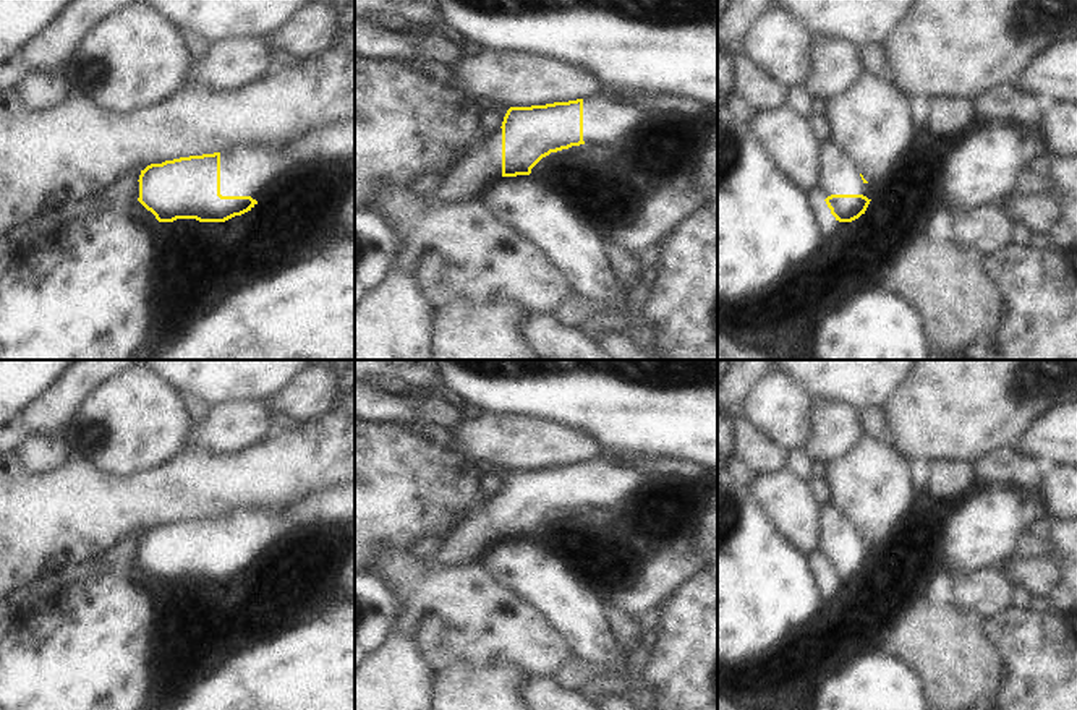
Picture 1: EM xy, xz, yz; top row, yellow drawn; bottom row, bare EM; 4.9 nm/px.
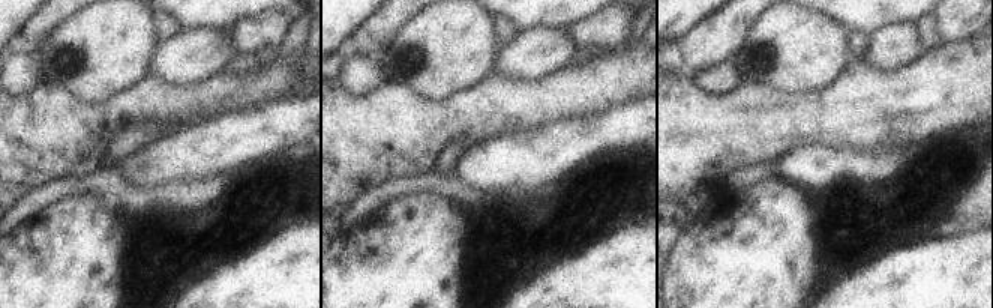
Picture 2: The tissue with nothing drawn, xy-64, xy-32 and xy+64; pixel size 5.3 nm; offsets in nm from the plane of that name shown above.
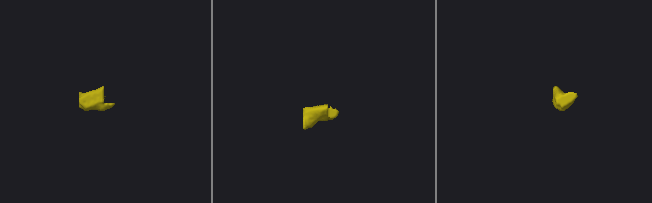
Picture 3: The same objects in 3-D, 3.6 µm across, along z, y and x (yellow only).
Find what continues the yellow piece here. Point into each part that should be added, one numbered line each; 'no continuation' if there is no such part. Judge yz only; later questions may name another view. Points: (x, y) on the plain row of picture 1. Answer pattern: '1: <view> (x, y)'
1: yz (839, 537)

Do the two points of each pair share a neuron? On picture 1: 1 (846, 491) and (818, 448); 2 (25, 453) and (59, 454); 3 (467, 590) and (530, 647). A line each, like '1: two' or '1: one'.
1: two
2: one
3: one

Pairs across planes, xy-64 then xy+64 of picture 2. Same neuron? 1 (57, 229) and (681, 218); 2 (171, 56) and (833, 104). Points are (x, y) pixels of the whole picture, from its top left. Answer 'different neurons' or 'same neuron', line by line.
1: different neurons
2: different neurons

